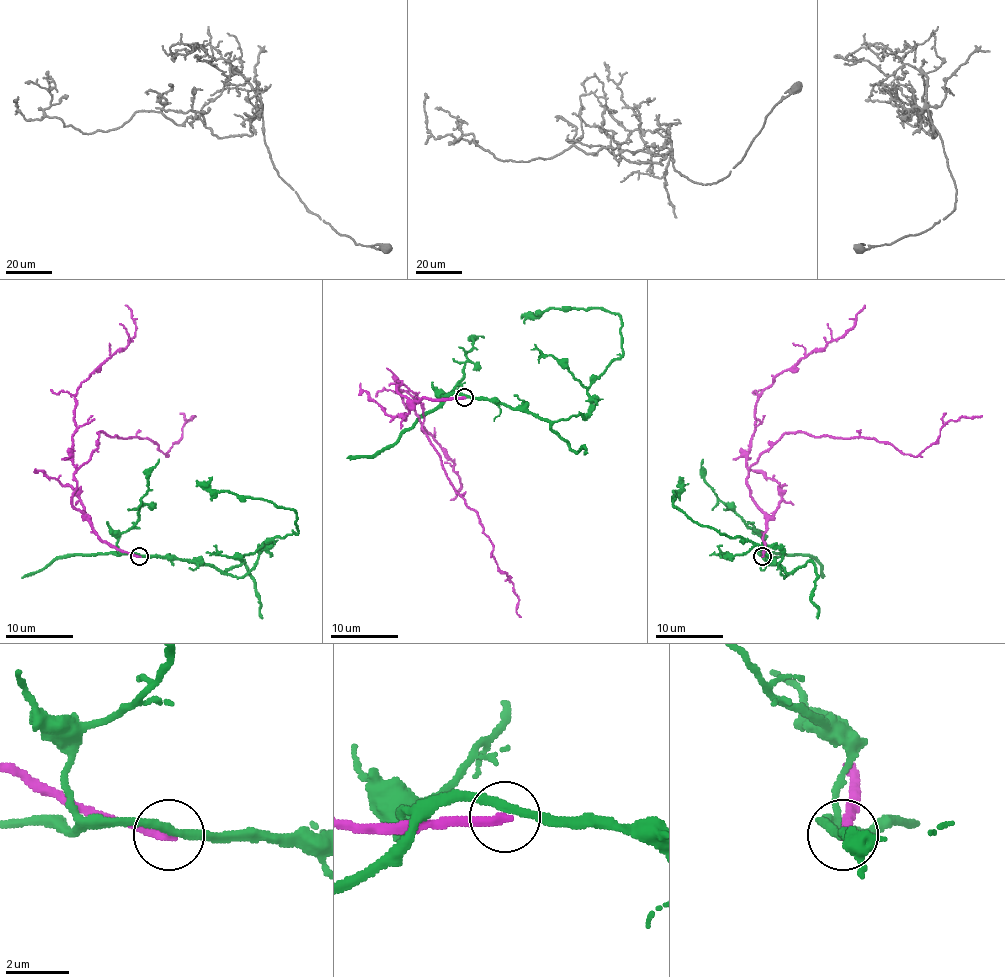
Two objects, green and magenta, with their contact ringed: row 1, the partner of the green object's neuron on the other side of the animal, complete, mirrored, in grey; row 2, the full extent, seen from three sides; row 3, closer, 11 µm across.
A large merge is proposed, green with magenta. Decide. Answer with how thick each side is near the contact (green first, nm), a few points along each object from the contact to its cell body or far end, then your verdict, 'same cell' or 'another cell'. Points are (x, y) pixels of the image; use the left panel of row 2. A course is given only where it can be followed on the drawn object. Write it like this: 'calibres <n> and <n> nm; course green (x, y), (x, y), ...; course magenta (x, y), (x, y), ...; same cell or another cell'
calibres 280 and 280 nm; course green (138, 555), (210, 564), (242, 577), (263, 544), (295, 533), (296, 513), (288, 508), (202, 488), (195, 481); course magenta (138, 555), (110, 547), (73, 505), (74, 473), (91, 456), (98, 432), (148, 438), (168, 456), (195, 416); another cell

